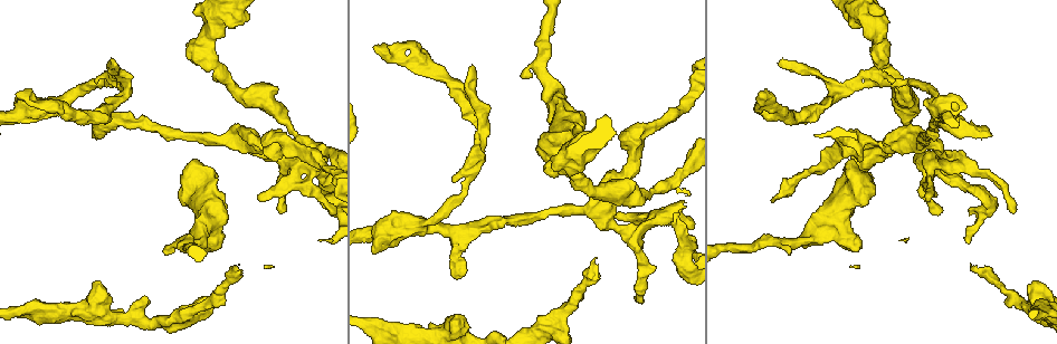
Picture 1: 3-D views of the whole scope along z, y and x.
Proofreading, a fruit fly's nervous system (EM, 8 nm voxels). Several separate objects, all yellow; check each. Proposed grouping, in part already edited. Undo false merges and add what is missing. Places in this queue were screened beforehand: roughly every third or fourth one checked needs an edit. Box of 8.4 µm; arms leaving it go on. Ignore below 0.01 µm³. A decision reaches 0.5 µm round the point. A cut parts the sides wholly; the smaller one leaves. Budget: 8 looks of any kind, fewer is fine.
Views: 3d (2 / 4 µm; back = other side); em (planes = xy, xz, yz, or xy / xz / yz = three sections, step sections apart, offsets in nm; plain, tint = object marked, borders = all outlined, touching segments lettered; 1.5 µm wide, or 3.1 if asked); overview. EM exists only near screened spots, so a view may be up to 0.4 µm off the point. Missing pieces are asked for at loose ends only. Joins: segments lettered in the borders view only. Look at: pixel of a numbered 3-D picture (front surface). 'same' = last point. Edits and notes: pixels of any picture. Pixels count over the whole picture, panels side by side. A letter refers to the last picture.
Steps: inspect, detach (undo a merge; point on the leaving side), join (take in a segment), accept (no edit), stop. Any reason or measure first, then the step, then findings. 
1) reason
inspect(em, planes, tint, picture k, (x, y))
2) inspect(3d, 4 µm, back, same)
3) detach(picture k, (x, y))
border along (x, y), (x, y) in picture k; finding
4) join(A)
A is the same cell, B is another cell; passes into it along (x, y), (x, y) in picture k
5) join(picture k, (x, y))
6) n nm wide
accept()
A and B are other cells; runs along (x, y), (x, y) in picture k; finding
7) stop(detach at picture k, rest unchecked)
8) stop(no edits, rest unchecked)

thin neck
inspect(em, planes, borders, picture 1, (299, 135))

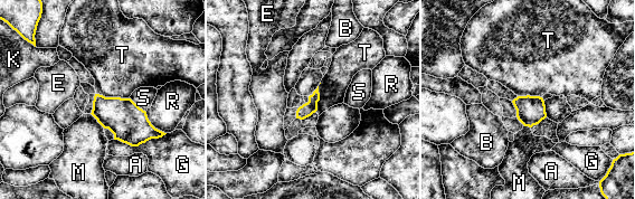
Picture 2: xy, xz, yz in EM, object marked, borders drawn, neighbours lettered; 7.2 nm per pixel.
accept()
A, B, E, G, K, M, R, S and T are other cells; border along (96, 93), (103, 96), (129, 98) in picture 2; all the same neuron

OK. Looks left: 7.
inspect(em, xy, step 4, borders, picture 1, (237, 266))

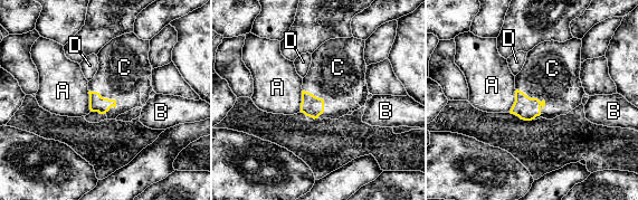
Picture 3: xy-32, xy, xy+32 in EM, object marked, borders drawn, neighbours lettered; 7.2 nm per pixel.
inspect(em, xz, step 4, borders, same)

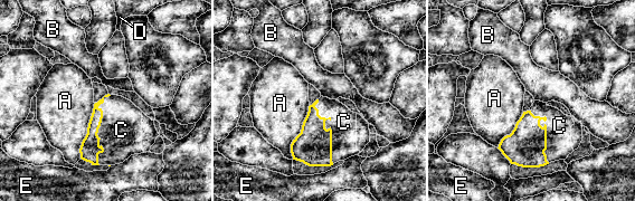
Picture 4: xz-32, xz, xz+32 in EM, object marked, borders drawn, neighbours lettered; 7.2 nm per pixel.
join(C)
C is the same cell, A, B, D and E are other cells; it goes on there

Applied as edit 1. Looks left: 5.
inspect(overview)

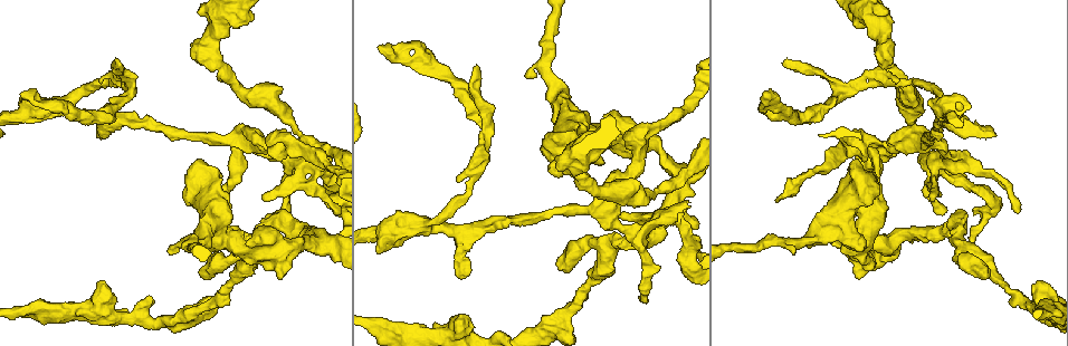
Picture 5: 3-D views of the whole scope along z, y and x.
tapers out
inspect(em, xy, step 8, tint, picture 5, (643, 301))

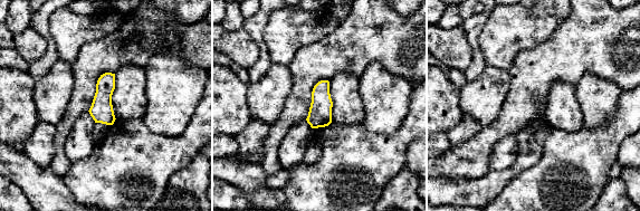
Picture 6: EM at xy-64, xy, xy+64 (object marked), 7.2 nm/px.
inspect(em, planes, borders, same)

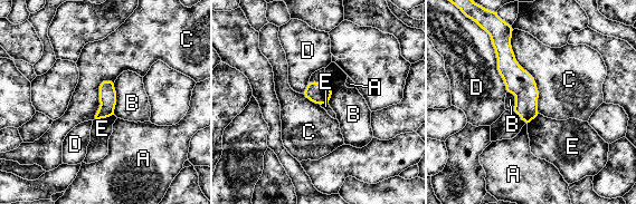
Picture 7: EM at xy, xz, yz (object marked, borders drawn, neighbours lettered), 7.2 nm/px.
130 nm wide
accept()
A, B, C, D and E are other cells; none of them fits

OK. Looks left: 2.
stop(join at picture 4, rest unchecked)

